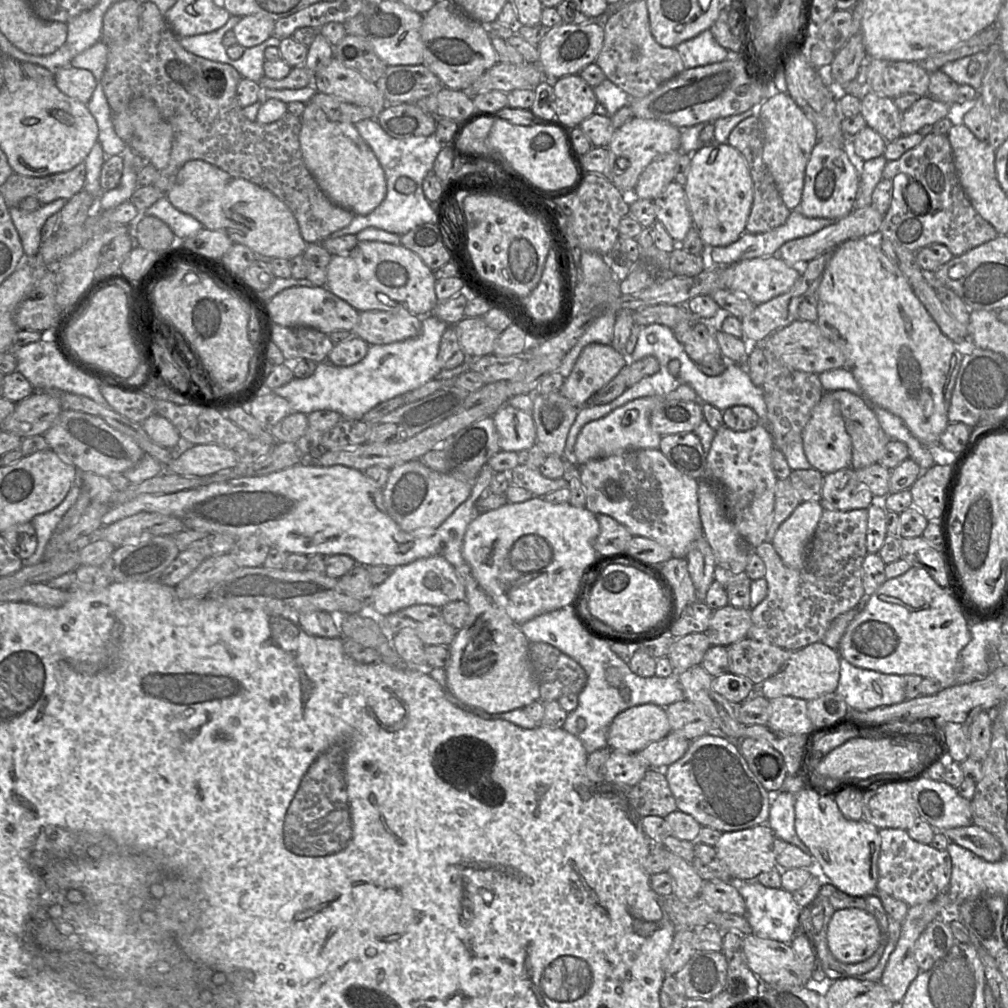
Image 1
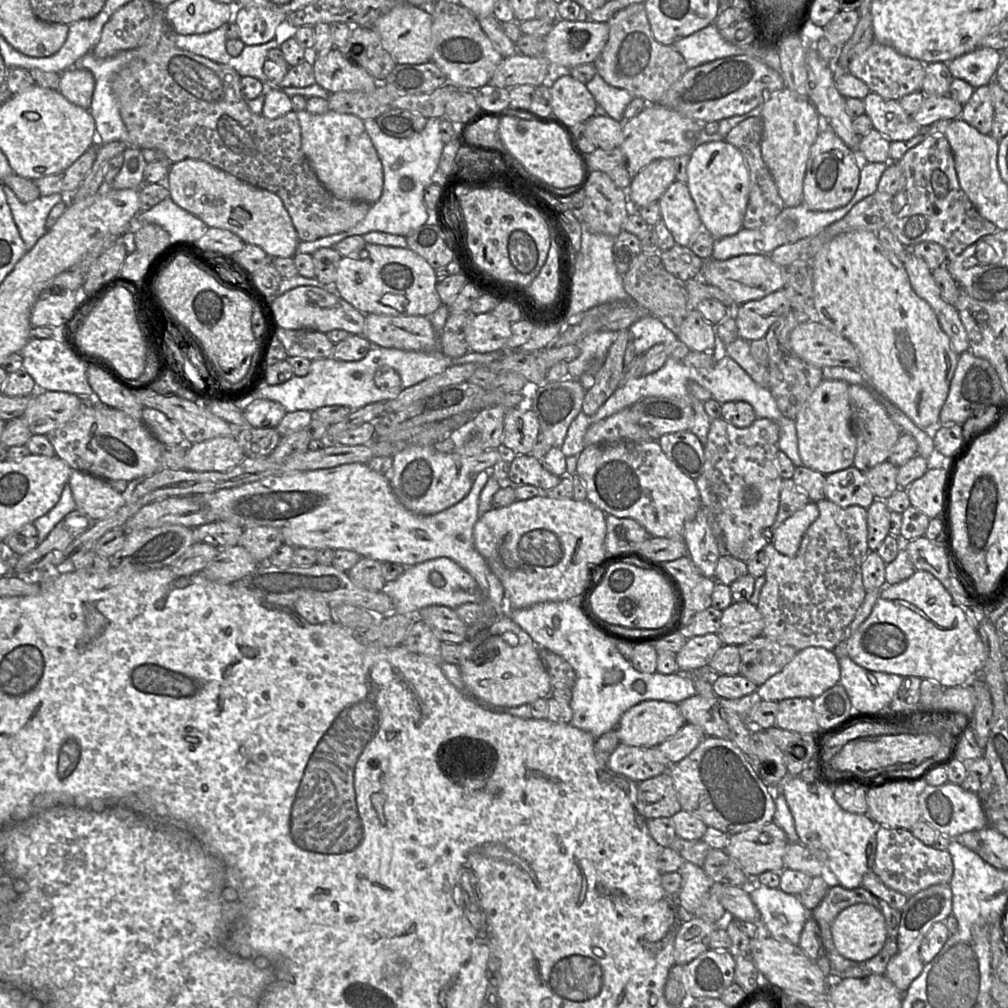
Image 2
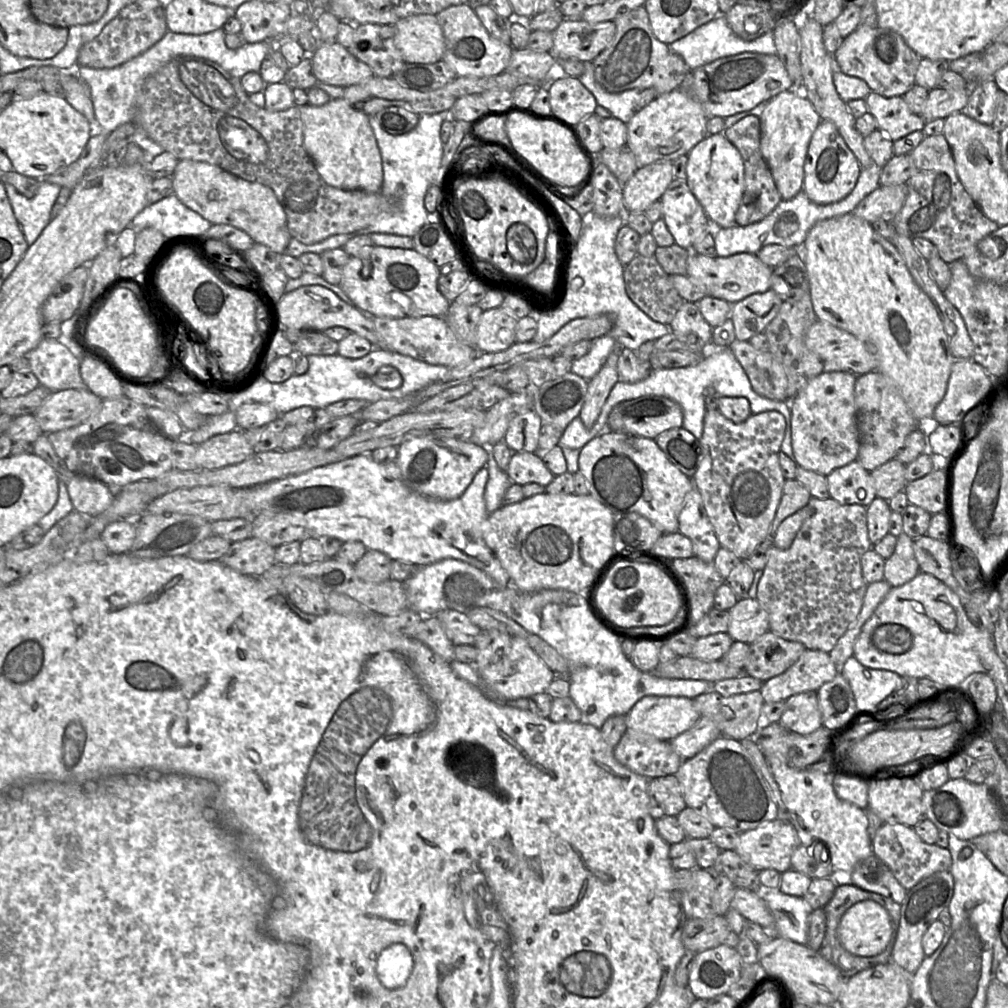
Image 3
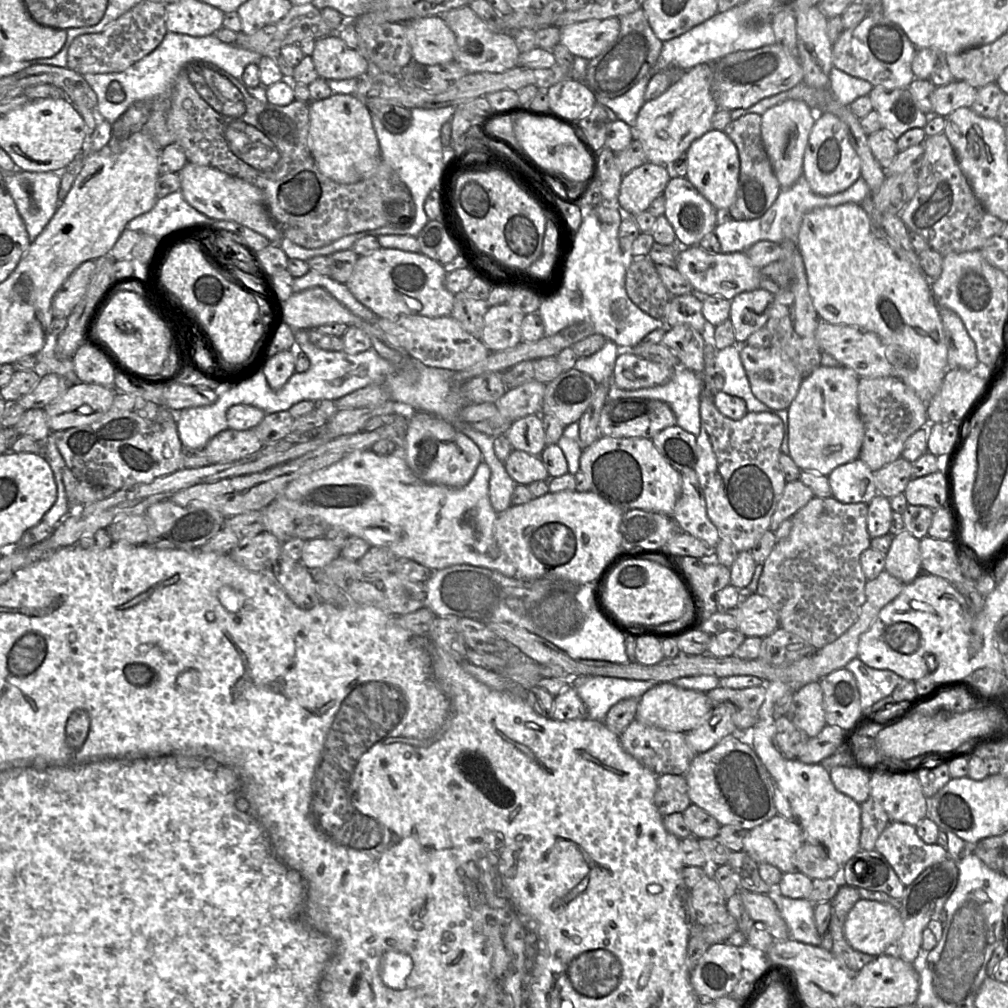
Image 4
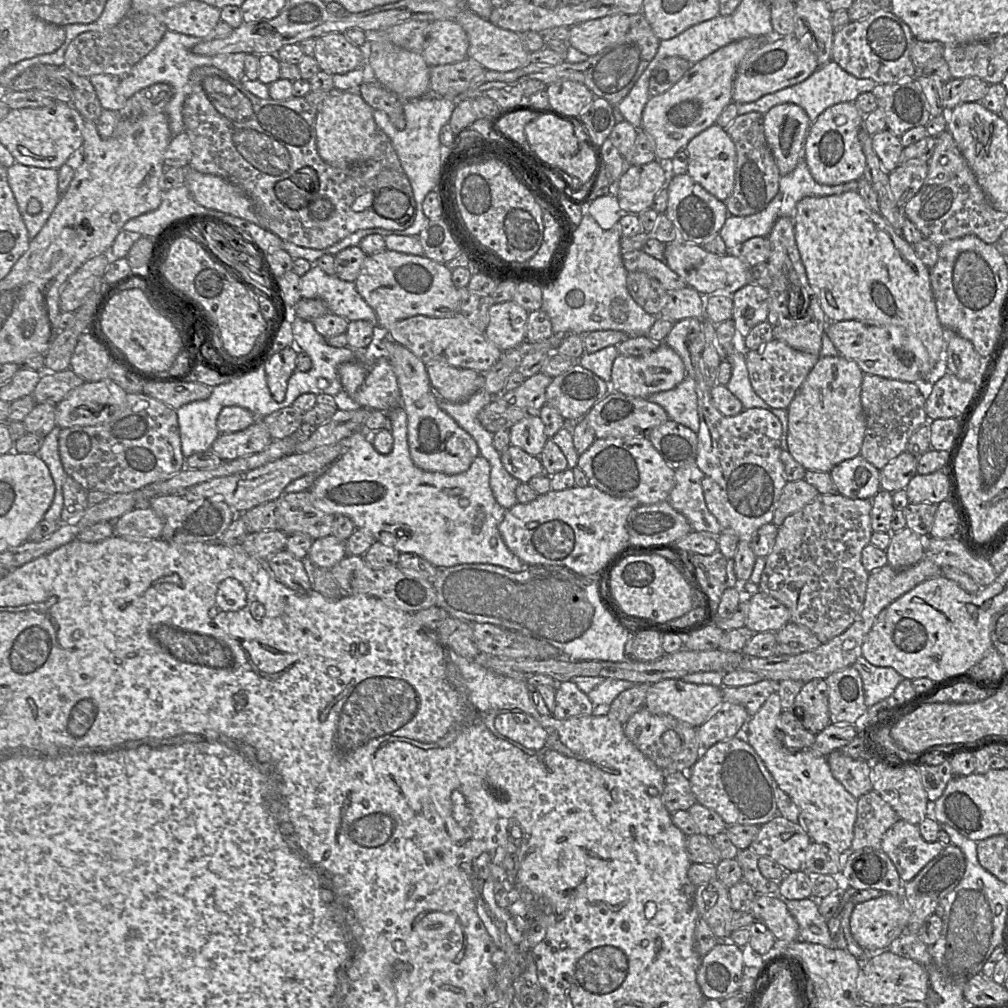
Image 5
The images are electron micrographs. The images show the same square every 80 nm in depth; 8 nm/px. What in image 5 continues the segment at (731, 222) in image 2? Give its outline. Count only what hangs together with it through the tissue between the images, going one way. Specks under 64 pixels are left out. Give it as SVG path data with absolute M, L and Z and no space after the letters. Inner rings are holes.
M713 124L692 138L686 150L687 173L710 194L725 202L733 190L736 171L736 147L725 128Z

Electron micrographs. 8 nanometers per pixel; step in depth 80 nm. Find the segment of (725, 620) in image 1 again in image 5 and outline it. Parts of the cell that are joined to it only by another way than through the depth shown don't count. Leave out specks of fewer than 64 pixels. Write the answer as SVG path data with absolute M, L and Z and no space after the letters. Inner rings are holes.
M761 591L750 597L745 626L753 632L777 632L790 621L788 608L775 598Z

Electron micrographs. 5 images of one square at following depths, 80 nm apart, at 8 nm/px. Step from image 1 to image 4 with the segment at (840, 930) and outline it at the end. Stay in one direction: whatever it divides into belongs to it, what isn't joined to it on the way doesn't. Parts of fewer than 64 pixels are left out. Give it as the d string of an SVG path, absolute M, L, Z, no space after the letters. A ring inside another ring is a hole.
M858 900L844 923L844 935L850 946L874 956L891 952L903 930L898 907L875 900Z

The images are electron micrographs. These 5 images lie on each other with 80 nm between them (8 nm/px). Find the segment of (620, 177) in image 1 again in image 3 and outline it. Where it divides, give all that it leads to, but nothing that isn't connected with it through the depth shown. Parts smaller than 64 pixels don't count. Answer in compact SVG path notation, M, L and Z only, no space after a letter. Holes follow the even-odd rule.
M676 88L660 94L640 111L635 112L627 125L626 145L634 154L637 167L644 167L658 161L673 161L681 155L688 155L691 149L708 134L706 115L700 103Z

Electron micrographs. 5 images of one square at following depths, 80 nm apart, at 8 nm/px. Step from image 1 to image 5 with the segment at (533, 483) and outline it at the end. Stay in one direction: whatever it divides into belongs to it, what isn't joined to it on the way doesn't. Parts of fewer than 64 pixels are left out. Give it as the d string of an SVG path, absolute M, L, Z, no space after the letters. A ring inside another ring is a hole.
M509 445L500 453L505 469L521 483L528 483L531 478L544 473L538 456L533 456L521 448Z

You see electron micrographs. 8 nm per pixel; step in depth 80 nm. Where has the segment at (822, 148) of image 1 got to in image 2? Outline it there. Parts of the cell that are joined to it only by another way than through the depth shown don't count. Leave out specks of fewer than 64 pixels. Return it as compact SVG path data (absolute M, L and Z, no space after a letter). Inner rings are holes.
M832 130L819 132L810 148L803 182L803 205L812 211L831 211L847 205L856 193L860 169L856 154Z

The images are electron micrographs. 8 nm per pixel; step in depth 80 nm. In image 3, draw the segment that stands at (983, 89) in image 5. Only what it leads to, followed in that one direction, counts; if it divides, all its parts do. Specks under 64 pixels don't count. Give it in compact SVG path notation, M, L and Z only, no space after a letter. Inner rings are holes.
M936 87L929 91L928 99L920 116L926 122L937 118L945 119L951 114L961 112L967 105L968 99L966 89Z

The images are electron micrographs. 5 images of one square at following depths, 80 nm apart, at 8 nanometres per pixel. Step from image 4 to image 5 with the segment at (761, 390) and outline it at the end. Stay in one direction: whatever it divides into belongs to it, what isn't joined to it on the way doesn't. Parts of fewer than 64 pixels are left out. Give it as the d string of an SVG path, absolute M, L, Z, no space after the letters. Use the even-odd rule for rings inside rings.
M773 339L756 350L745 350L744 354L749 379L755 393L772 408L785 410L821 357L797 351L777 339Z

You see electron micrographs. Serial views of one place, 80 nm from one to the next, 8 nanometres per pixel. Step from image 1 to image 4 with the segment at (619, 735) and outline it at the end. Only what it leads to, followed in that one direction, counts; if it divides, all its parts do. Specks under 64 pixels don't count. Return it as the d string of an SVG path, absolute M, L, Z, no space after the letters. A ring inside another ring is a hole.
M663 682L657 683L638 700L635 719L662 730L687 733L700 725L712 708L706 693Z

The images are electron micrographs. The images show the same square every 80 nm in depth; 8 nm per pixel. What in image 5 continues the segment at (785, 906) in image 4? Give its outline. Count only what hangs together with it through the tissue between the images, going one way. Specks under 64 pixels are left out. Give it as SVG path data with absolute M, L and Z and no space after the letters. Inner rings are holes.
M814 898L782 899L798 923L798 940L817 943L825 947L834 947L834 941L828 928L828 921L819 912L818 900Z

